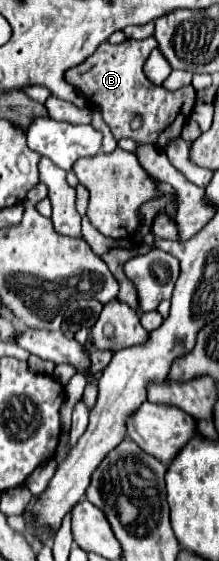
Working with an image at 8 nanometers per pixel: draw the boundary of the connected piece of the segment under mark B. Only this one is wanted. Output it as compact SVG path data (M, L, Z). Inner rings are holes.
M149 36L141 42L125 40L117 46L103 42L85 62L69 68L65 72L65 80L71 86L75 86L77 90L81 90L89 98L89 102L101 106L103 120L111 128L113 136L117 136L117 138L131 136L139 144L149 142L149 144L165 146L171 138L181 134L181 128L189 116L183 114L183 110L185 110L183 108L183 102L185 102L183 90L169 92L163 86L153 86L143 74L143 64L155 46L157 46L157 42L153 36ZM135 114L143 116L143 126L139 130L129 128L129 122Z

